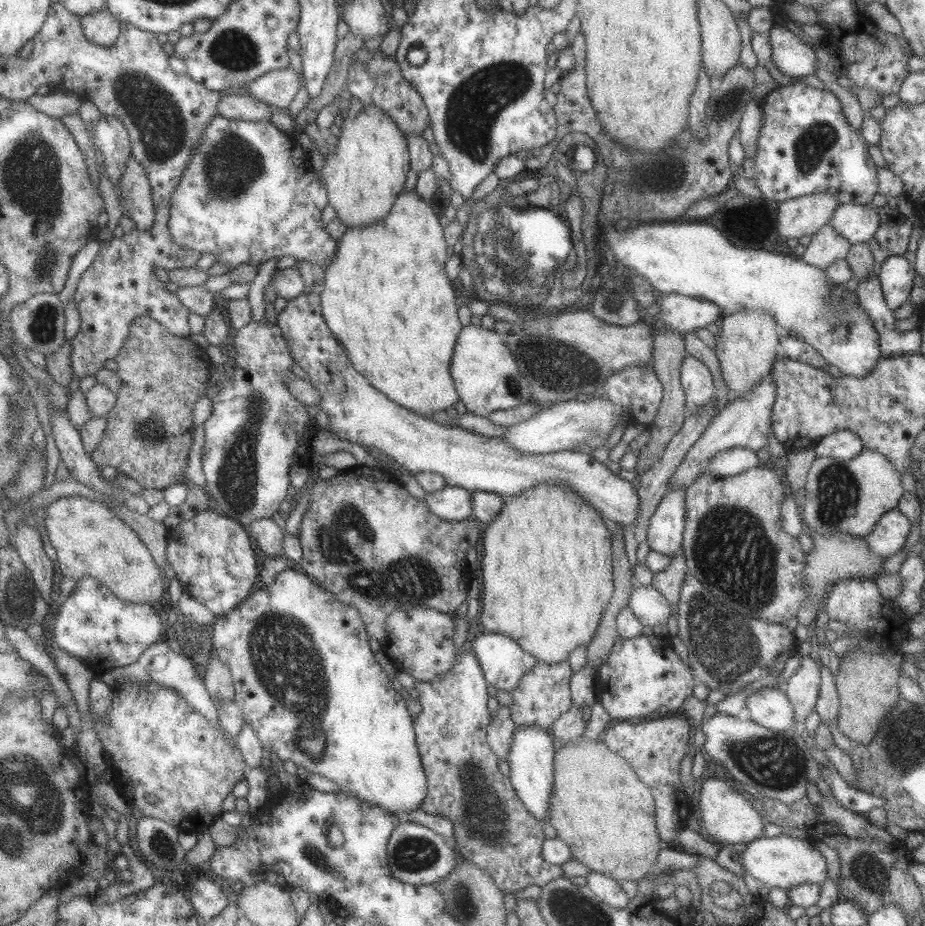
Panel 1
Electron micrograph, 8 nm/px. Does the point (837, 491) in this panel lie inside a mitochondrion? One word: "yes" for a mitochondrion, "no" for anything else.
yes

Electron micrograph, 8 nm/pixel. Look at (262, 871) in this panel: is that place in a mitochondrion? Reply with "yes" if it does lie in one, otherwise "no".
no

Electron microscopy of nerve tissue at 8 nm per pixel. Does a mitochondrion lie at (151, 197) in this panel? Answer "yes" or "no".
no

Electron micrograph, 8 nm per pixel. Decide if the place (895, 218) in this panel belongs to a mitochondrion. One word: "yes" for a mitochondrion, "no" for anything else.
no

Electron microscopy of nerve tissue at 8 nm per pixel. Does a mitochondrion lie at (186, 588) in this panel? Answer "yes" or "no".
no

